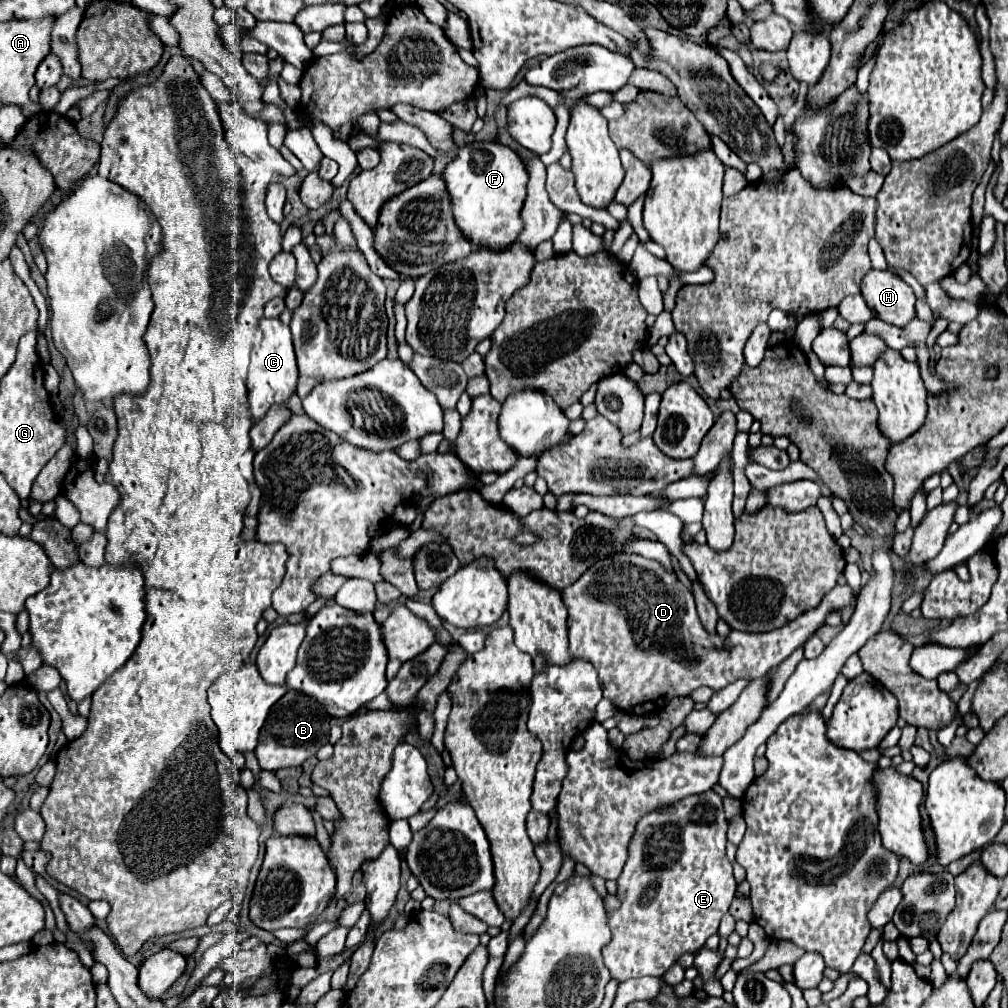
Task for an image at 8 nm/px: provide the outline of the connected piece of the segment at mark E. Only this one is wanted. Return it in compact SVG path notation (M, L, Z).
M716 791L690 795L674 805L658 807L638 821L628 845L628 861L618 877L618 899L622 907L608 921L612 941L602 949L612 979L622 983L632 977L662 977L682 953L696 953L718 931L720 919L728 911L736 891L732 863L726 857L726 829L728 821L722 809L722 797Z

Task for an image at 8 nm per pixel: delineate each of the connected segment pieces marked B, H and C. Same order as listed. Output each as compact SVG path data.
M288 689L274 703L274 709L270 709L270 717L266 719L266 725L262 727L262 737L256 749L260 769L276 771L282 767L302 765L308 757L316 755L316 751L328 739L328 733L330 733L330 715L326 713L324 705L306 693Z
M870 269L862 279L862 297L876 319L892 323L896 327L914 319L914 291L890 269Z
M262 319L256 329L254 347L250 353L250 367L248 367L248 401L250 401L250 413L252 421L258 421L266 415L270 405L284 403L296 389L298 379L298 367L294 361L294 347L292 347L292 335L290 327L284 325L280 319Z

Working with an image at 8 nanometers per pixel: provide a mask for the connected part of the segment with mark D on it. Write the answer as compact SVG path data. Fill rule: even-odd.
M614 553L608 559L594 563L574 585L562 591L562 601L568 609L570 653L590 661L596 667L604 697L610 699L616 709L636 715L658 713L670 699L690 695L690 691L698 687L720 691L736 679L756 679L768 675L800 643L804 643L824 625L824 619L830 611L844 609L854 599L854 591L848 585L836 585L822 599L818 609L810 609L810 613L804 613L798 617L798 621L790 621L790 625L784 625L782 629L774 629L770 633L742 633L732 629L728 637L720 637L718 633L712 635L702 627L690 589L682 585L672 571L664 569L662 563L654 559Z

